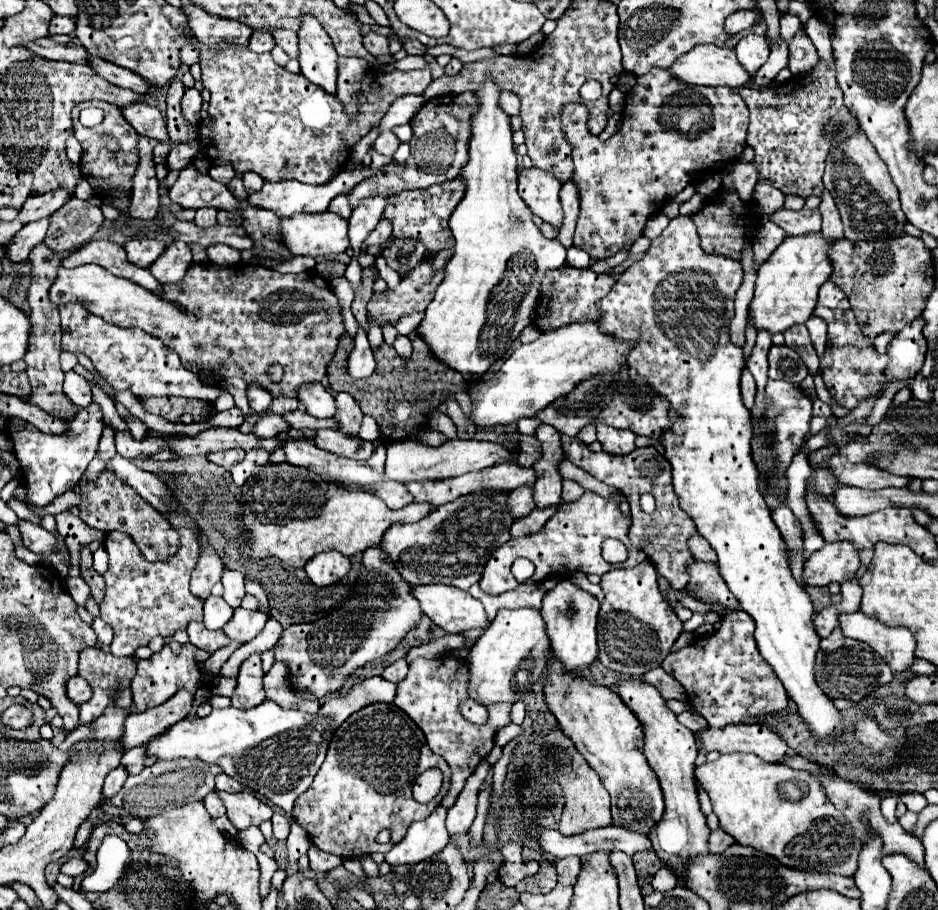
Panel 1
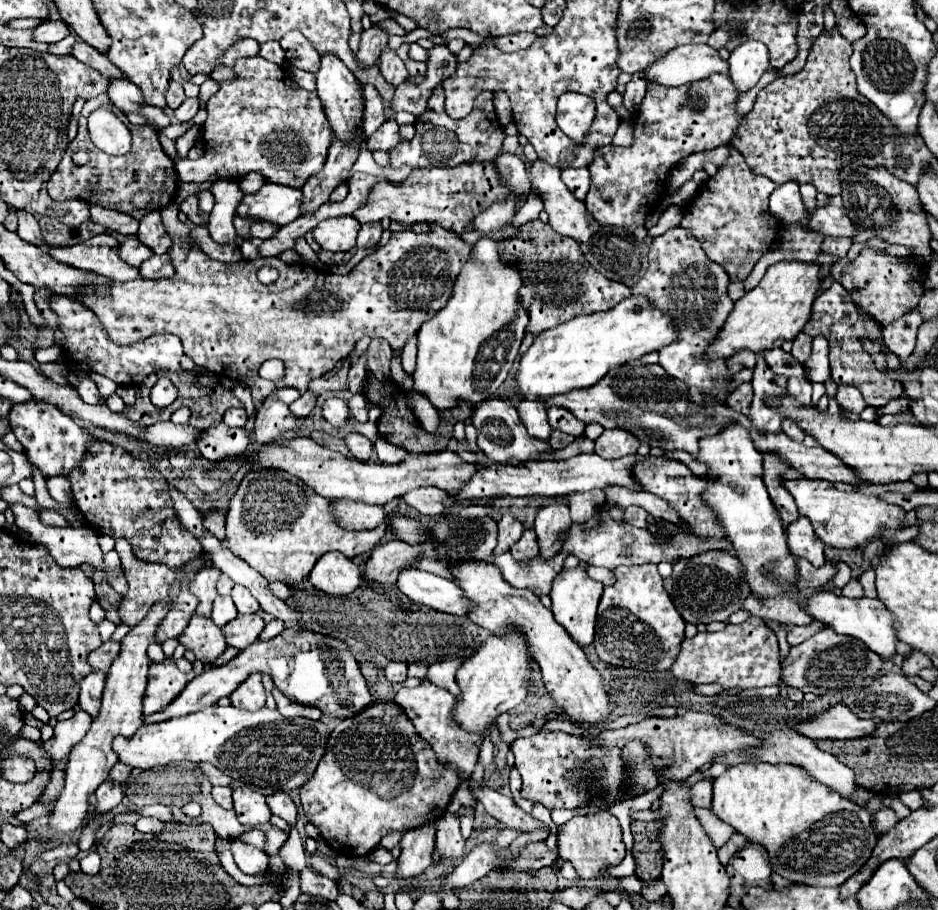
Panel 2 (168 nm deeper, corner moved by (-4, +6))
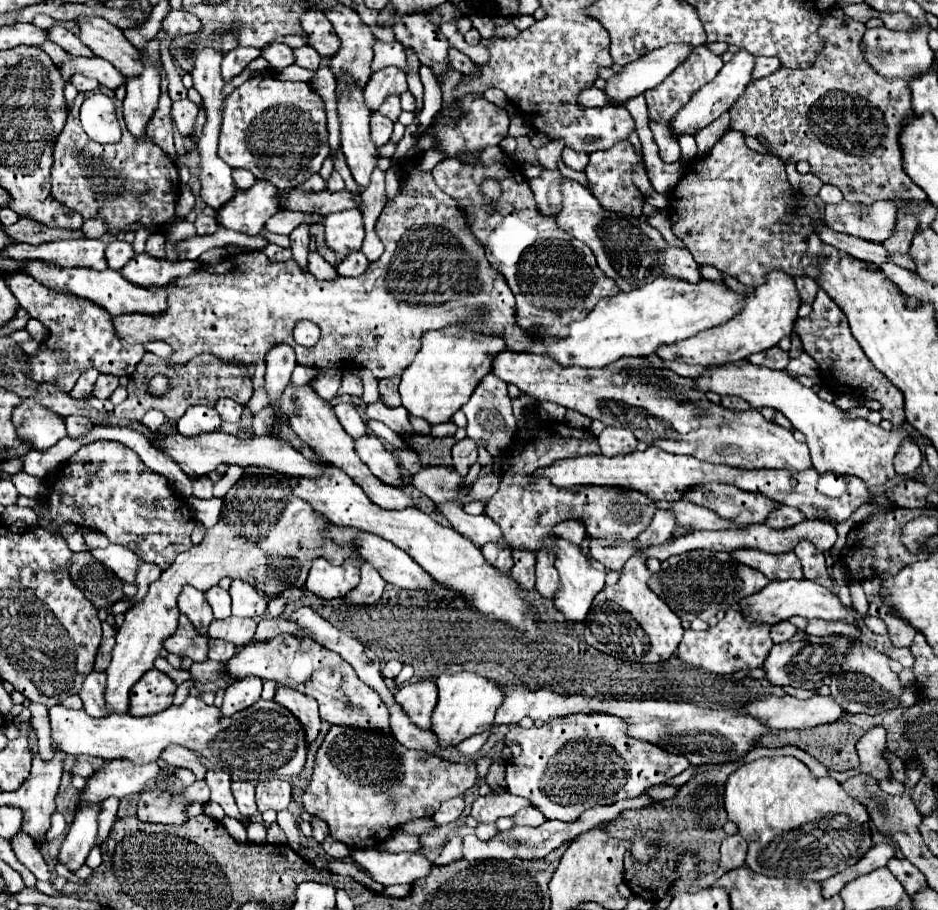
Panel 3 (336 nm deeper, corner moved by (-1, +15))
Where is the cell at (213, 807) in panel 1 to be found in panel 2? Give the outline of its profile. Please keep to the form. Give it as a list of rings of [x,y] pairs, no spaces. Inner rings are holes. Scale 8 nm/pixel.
[[[216,786],[216,788],[212,788],[212,796],[214,796],[214,800],[222,806],[222,808],[226,808],[226,810],[230,810],[232,808],[232,788],[228,788],[228,786]]]

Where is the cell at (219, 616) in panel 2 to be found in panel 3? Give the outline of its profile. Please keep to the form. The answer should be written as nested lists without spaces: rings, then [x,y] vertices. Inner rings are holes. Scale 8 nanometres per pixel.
[[[211,587],[209,591],[205,591],[205,599],[211,605],[215,619],[225,619],[231,615],[231,597],[225,589]]]

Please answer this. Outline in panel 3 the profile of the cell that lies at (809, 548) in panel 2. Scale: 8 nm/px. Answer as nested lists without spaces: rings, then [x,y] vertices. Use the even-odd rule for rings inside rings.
[[[801,541],[801,543],[795,547],[795,555],[799,557],[799,561],[801,561],[801,565],[803,565],[805,579],[817,581],[819,585],[825,585],[827,589],[833,589],[833,581],[831,581],[831,577],[829,577],[829,573],[827,573],[823,553],[819,553],[809,541]]]

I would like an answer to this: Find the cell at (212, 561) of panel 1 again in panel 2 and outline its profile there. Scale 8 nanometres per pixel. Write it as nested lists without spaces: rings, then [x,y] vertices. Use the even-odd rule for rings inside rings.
[[[208,566],[196,574],[196,578],[190,584],[192,594],[200,600],[200,606],[196,608],[196,614],[200,616],[210,616],[212,602],[216,598],[216,582],[222,576],[222,572],[214,566]]]

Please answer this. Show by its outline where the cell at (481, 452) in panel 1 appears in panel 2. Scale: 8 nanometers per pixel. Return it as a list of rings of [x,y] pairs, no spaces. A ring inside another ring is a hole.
[[[290,438],[278,440],[270,446],[262,446],[252,452],[250,458],[256,468],[278,468],[286,470],[292,476],[298,476],[308,486],[312,486],[320,496],[330,500],[352,500],[366,504],[386,504],[392,498],[406,494],[418,486],[436,486],[446,492],[456,492],[464,480],[476,472],[478,464],[464,462],[458,452],[442,450],[440,454],[408,454],[398,464],[376,464],[376,462],[360,462],[356,458],[342,456],[340,452],[332,452],[322,448],[312,438]]]

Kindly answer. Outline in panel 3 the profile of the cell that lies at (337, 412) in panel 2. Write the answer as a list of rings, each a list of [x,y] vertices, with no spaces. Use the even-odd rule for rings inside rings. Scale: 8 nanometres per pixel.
[[[337,403],[337,405],[335,405],[335,415],[337,415],[339,423],[343,425],[343,429],[345,429],[349,435],[353,435],[353,439],[367,435],[365,421],[363,421],[361,415],[357,413],[355,405],[351,405],[351,403]]]

